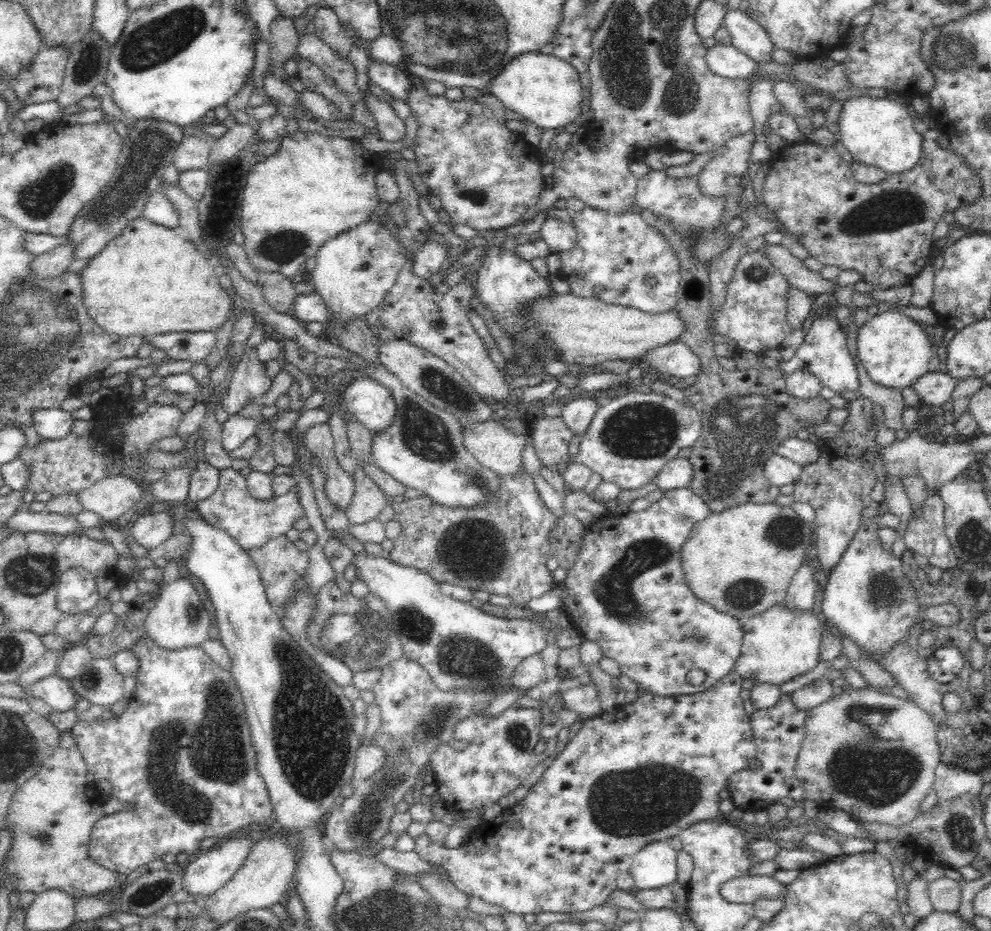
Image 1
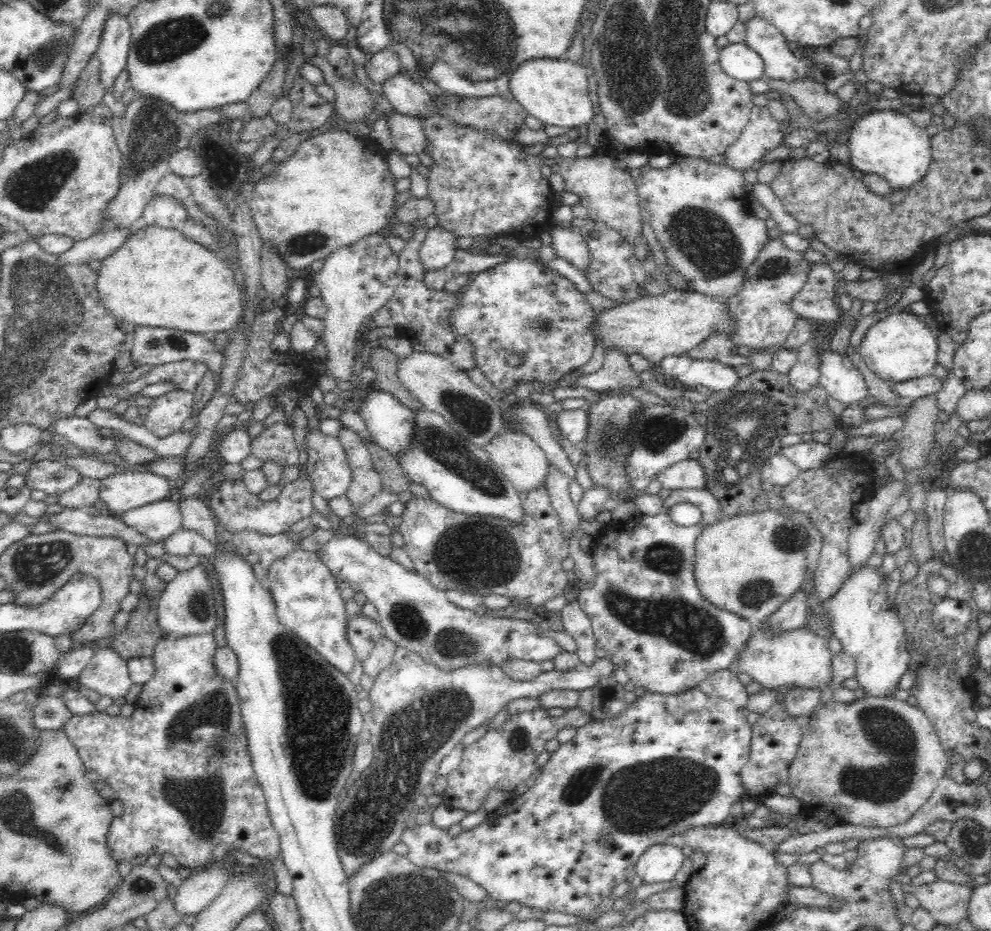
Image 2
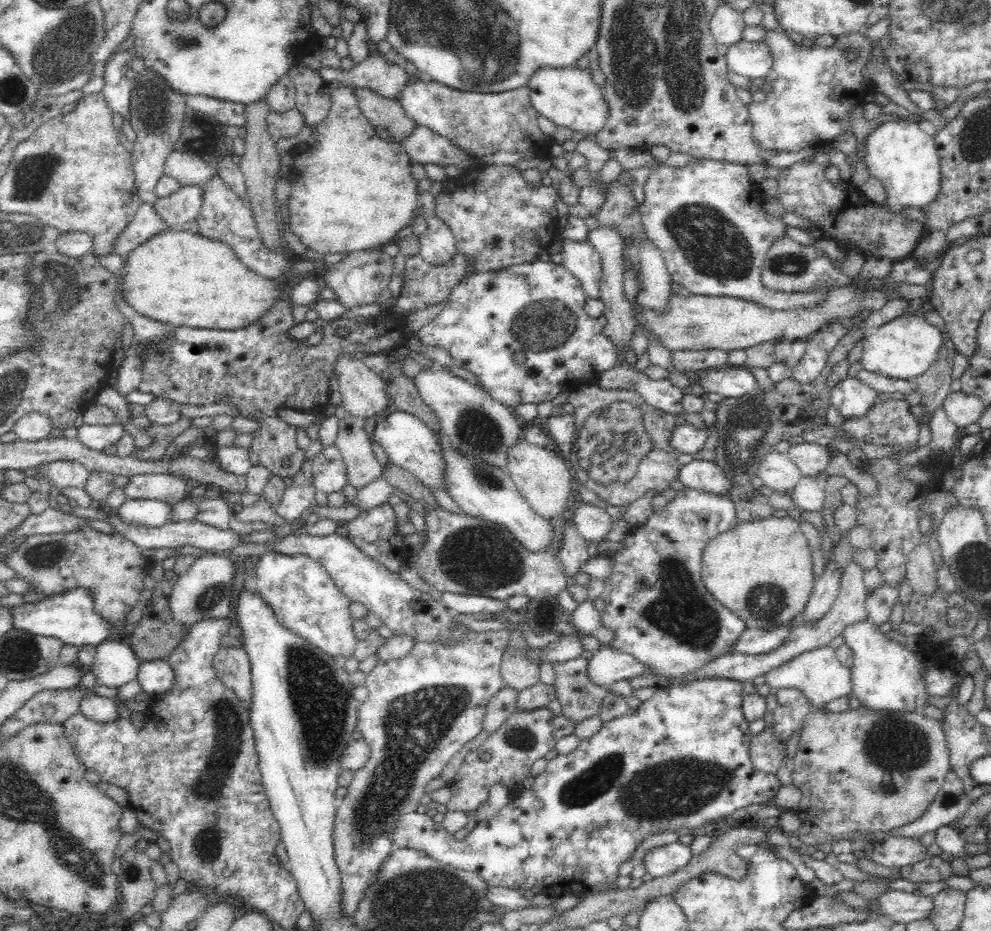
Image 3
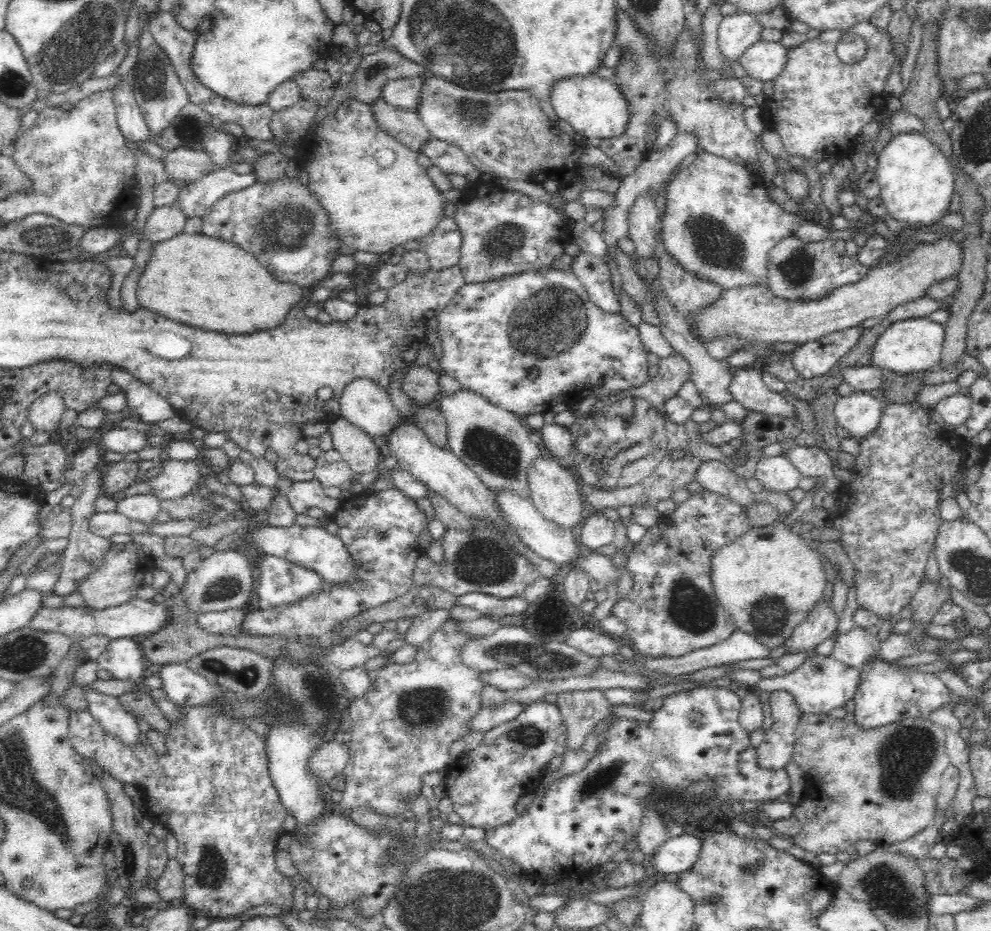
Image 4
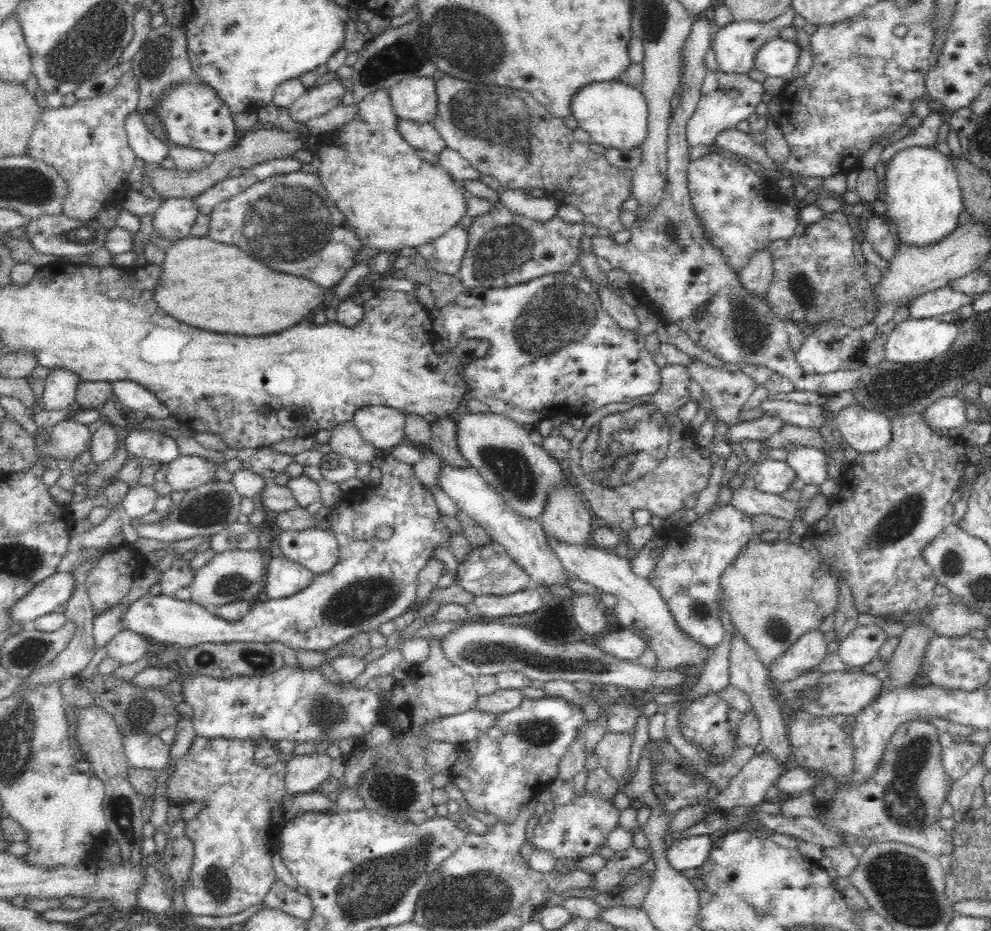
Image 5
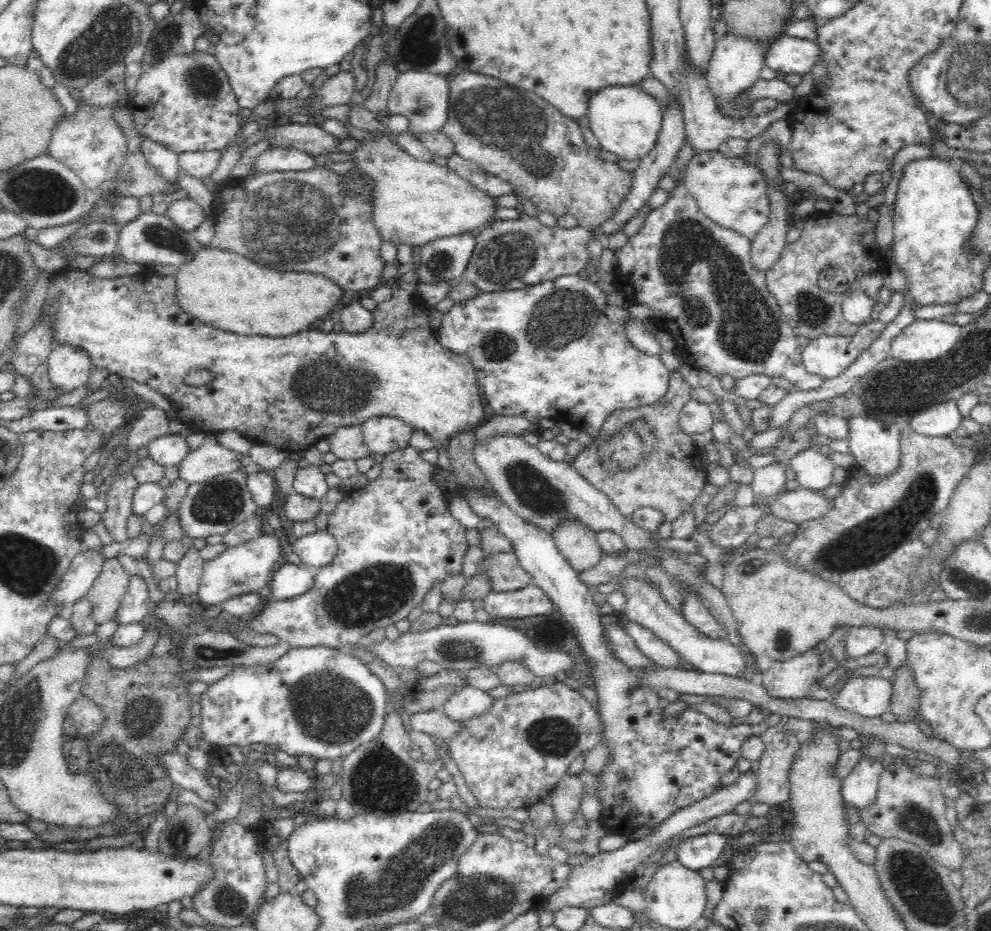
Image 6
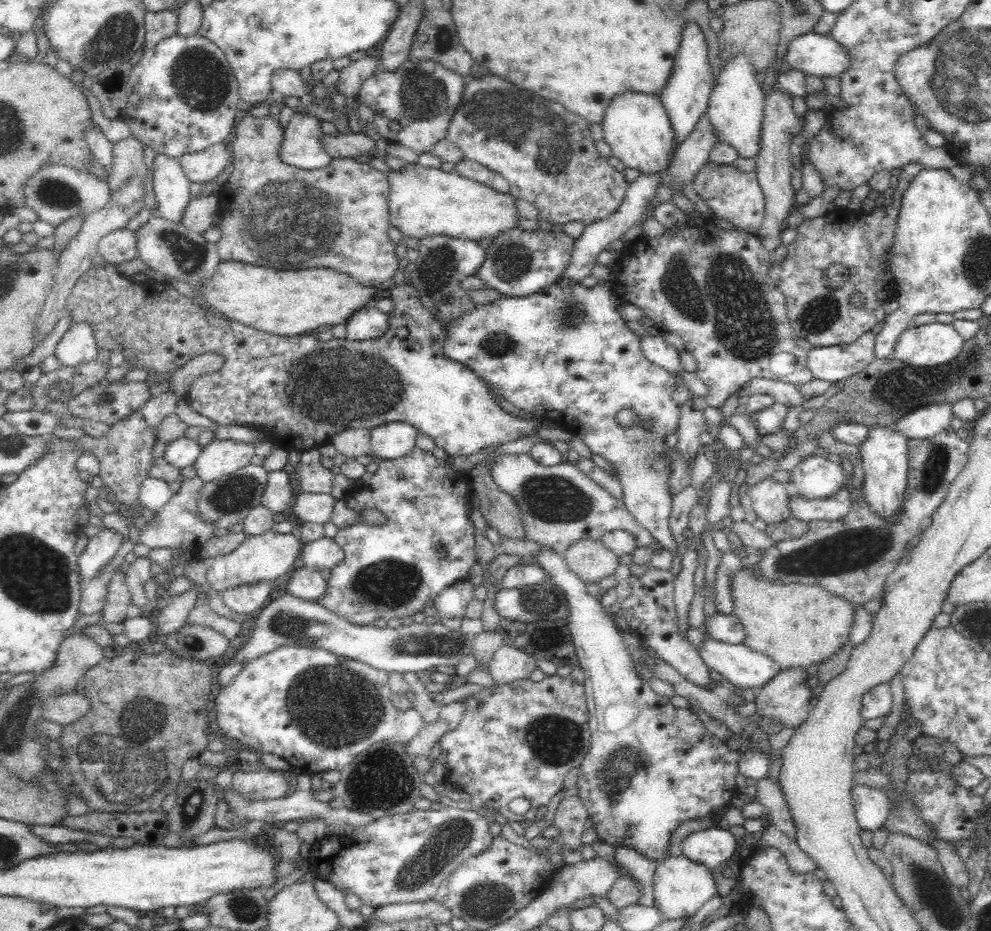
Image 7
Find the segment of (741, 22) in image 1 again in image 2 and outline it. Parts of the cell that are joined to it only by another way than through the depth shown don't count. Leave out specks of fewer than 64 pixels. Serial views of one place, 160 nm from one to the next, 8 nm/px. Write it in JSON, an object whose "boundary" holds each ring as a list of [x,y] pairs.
{"boundary":[[[760,17],[742,20],[744,25],[744,43],[748,48],[756,51],[763,60],[764,78],[777,78],[778,80],[808,79],[810,72],[806,56],[797,58],[788,49],[784,35],[773,24]]]}

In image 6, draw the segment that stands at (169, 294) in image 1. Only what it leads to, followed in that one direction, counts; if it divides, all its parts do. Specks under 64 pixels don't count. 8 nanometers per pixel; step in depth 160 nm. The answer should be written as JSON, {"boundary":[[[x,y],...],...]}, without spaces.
{"boundary":[[[201,245],[192,258],[176,268],[177,306],[204,324],[234,334],[274,338],[297,334],[309,330],[312,322],[323,321],[344,298],[344,290],[324,276],[276,272],[258,266],[240,254],[209,245]]]}

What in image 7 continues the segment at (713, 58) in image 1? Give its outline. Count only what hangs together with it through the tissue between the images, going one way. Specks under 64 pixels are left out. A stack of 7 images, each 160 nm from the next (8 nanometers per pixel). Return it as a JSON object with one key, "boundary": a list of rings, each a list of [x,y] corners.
{"boundary":[[[812,31],[800,34],[788,42],[788,48],[786,48],[786,52],[779,62],[788,63],[790,70],[798,70],[804,72],[805,75],[814,75],[822,79],[828,78],[828,76],[838,78],[849,68],[846,49],[840,47],[840,44],[832,40],[832,37],[816,34]]]}

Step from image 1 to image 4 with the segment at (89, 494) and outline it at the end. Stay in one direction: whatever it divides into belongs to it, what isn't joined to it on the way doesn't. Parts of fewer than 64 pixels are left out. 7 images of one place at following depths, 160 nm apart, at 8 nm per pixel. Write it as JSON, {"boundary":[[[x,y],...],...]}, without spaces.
{"boundary":[[[170,459],[163,470],[146,483],[150,485],[150,494],[161,501],[174,500],[191,492],[196,485],[202,485],[203,469],[198,460],[177,461]]]}

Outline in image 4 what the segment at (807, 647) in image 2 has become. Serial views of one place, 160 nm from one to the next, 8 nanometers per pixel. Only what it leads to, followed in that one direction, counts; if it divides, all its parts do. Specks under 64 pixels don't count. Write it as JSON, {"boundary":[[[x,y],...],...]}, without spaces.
{"boundary":[[[811,651],[794,671],[789,673],[783,671],[771,678],[761,678],[754,690],[763,696],[775,690],[787,690],[794,696],[802,714],[829,713],[832,708],[840,708],[848,700],[853,699],[856,686],[860,682],[858,676],[860,676],[860,671],[857,668],[831,658],[831,655],[821,656]]]}

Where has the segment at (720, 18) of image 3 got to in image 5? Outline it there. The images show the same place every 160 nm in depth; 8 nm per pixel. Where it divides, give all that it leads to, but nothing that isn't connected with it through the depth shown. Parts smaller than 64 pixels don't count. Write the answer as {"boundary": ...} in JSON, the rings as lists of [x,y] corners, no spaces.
{"boundary":[[[788,8],[780,16],[768,22],[756,22],[750,20],[732,20],[718,28],[715,39],[712,41],[711,50],[714,50],[718,67],[716,71],[724,71],[724,73],[747,74],[750,69],[754,69],[754,56],[758,52],[758,48],[762,44],[766,44],[769,40],[776,37],[780,29],[790,26],[793,23],[795,14],[792,9]]]}

